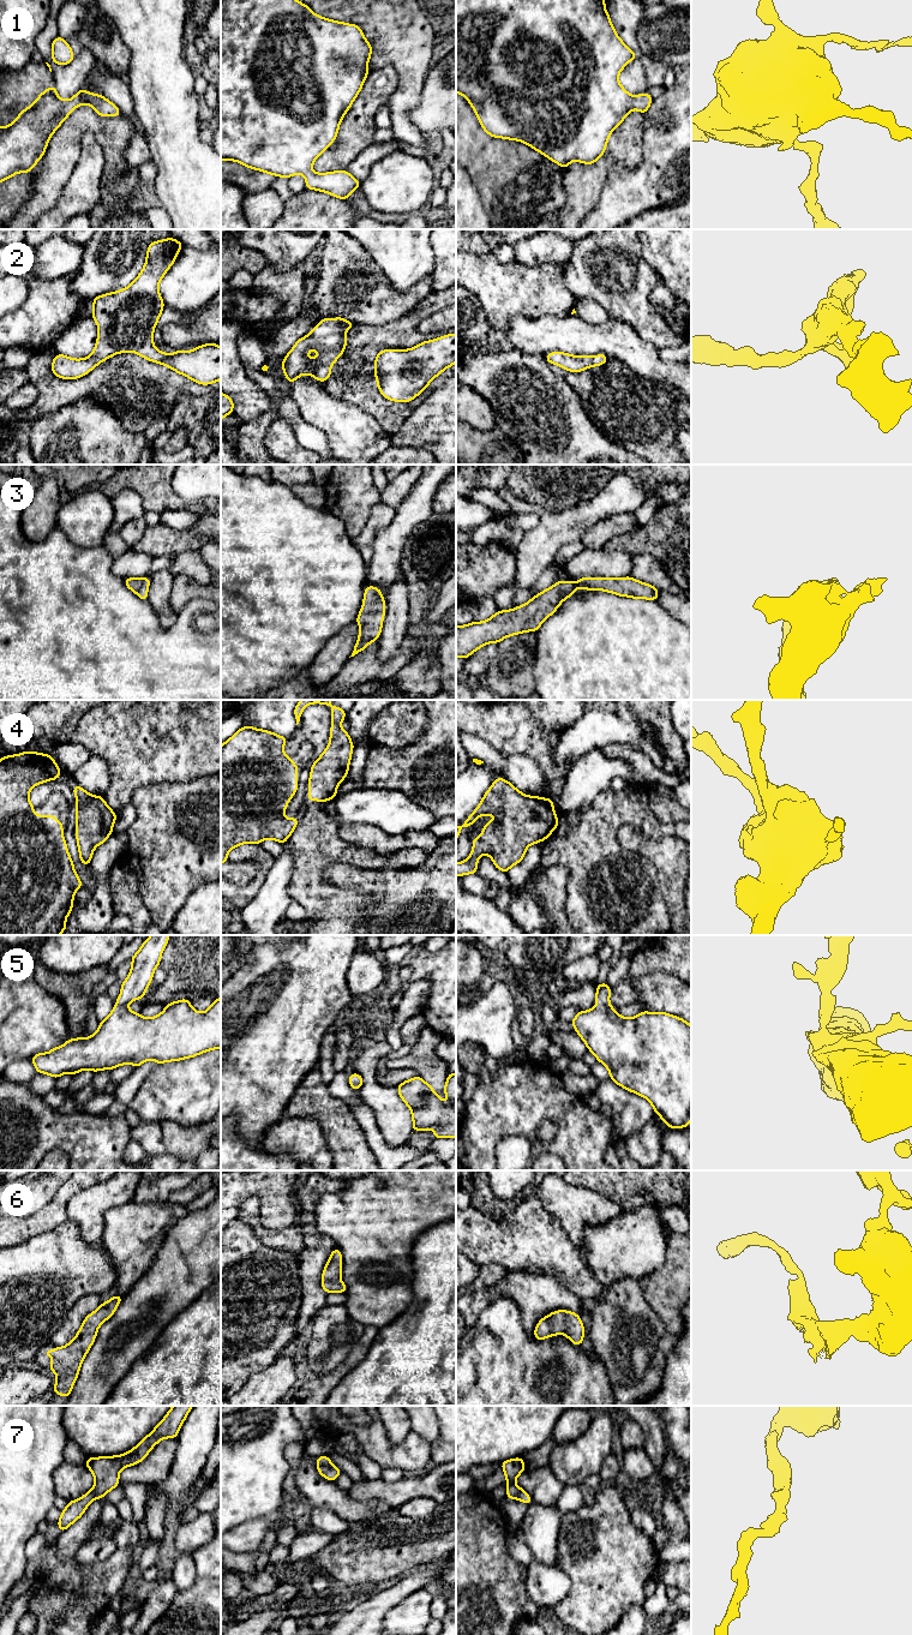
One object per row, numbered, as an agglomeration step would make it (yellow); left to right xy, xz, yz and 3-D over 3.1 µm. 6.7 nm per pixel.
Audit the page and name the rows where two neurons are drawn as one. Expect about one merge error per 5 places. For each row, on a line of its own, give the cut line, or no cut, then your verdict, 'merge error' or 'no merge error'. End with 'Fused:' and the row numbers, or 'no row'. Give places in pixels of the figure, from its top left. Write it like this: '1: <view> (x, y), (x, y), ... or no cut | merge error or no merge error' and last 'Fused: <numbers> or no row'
1: no cut | no merge error
2: no cut | no merge error
3: no cut | no merge error
4: no cut | no merge error
5: no cut | no merge error
6: no cut | no merge error
7: no cut | no merge error
Fused: no row

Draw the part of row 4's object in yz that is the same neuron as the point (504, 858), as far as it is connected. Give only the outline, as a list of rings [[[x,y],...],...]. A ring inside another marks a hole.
[[[503,778],[494,779],[492,786],[485,792],[478,808],[461,826],[456,826],[456,840],[461,828],[470,827],[481,815],[496,815],[497,818],[493,821],[487,821],[482,828],[481,836],[473,839],[470,856],[460,863],[456,863],[456,876],[476,874],[478,860],[484,854],[491,857],[497,869],[508,873],[512,866],[523,860],[529,845],[546,840],[559,824],[551,798],[526,796],[510,781]]]

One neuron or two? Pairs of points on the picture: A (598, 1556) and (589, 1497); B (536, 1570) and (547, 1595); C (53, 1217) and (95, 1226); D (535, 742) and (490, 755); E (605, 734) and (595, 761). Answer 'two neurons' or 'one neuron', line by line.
A: two neurons
B: one neuron
C: two neurons
D: two neurons
E: two neurons

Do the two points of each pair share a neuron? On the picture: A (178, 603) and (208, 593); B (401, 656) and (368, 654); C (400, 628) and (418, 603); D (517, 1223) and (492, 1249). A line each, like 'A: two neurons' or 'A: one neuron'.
A: one neuron
B: one neuron
C: two neurons
D: one neuron

